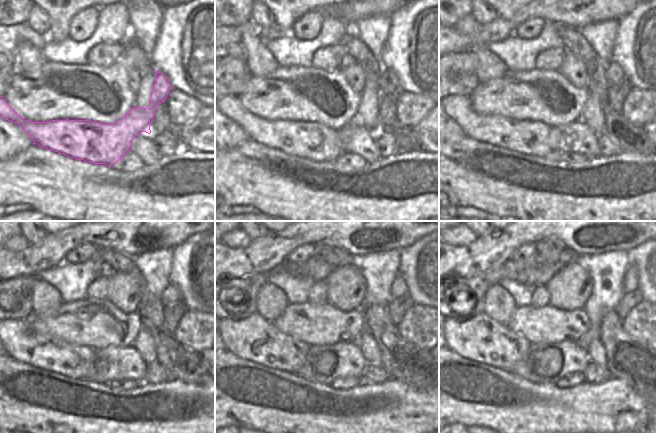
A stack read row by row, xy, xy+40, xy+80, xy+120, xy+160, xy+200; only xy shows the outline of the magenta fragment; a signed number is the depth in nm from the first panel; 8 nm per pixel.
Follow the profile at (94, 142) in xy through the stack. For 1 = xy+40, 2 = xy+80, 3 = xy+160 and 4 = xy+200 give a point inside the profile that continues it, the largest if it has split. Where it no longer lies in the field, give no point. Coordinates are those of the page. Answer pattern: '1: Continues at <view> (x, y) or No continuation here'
1: Continues at xy+40 (311, 140)
2: Continues at xy+80 (526, 137)
3: Continues at xy+160 (255, 339)
4: Continues at xy+200 (481, 339)

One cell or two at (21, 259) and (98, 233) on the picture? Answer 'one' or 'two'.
one

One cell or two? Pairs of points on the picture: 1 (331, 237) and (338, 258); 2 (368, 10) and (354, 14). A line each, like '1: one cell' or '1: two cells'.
1: two cells
2: one cell

